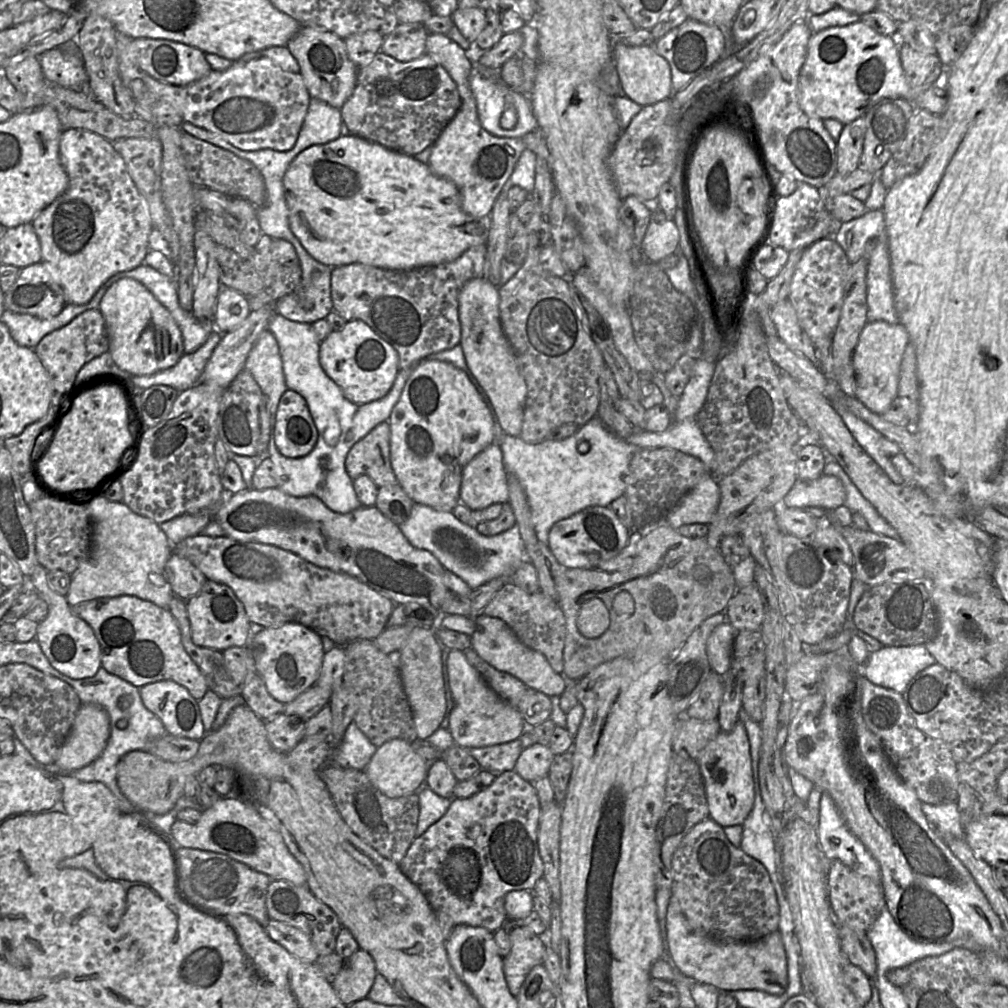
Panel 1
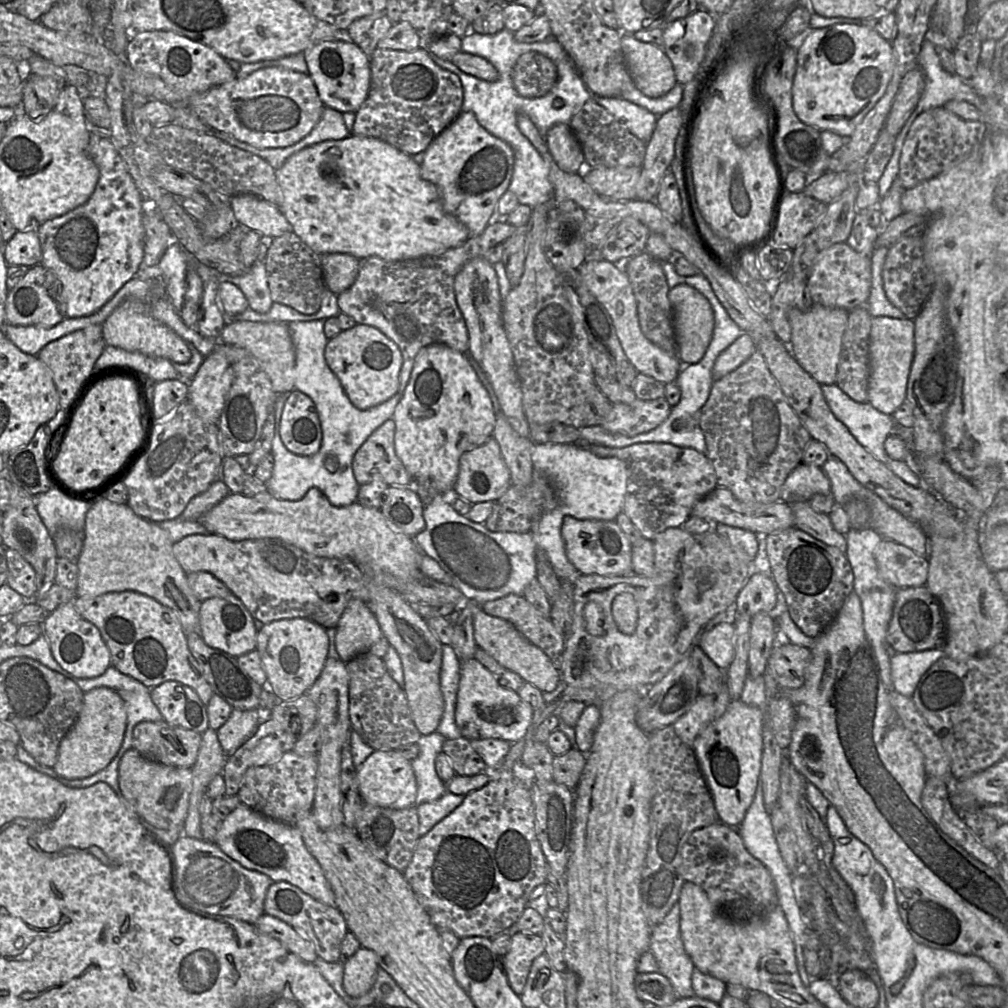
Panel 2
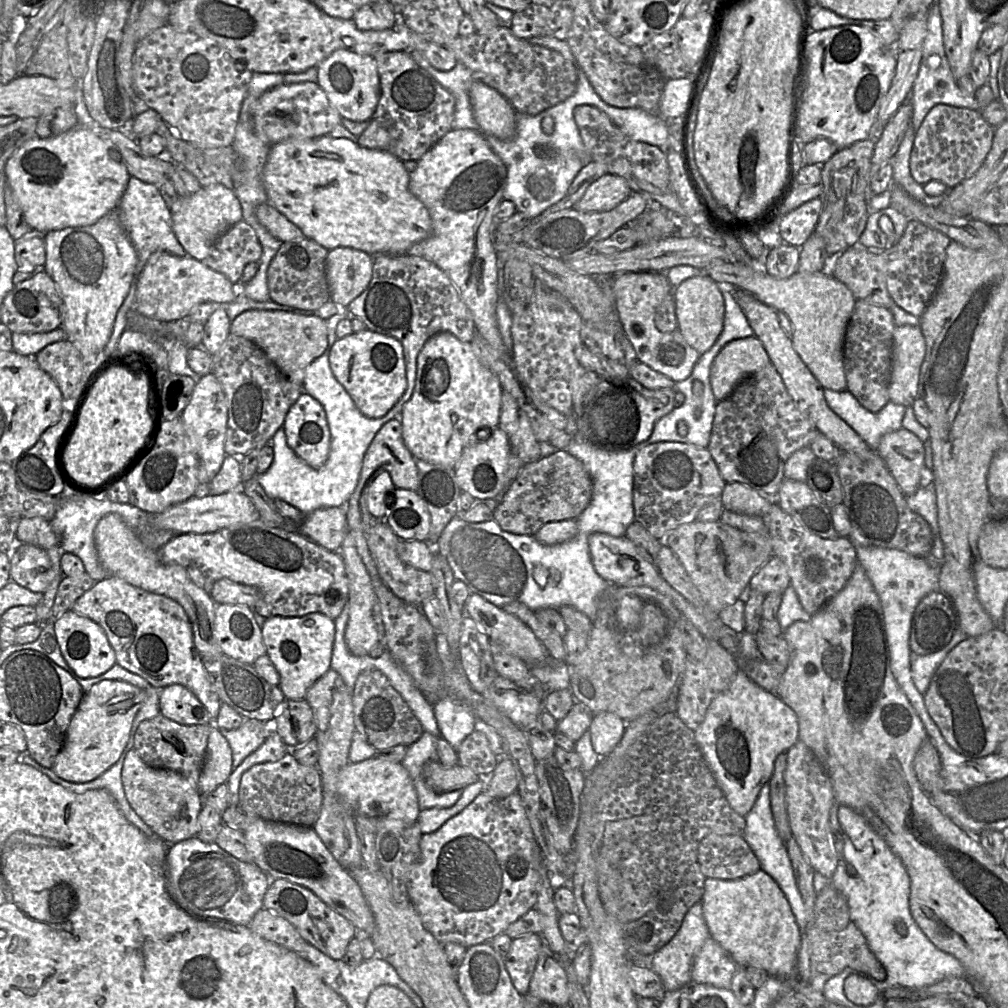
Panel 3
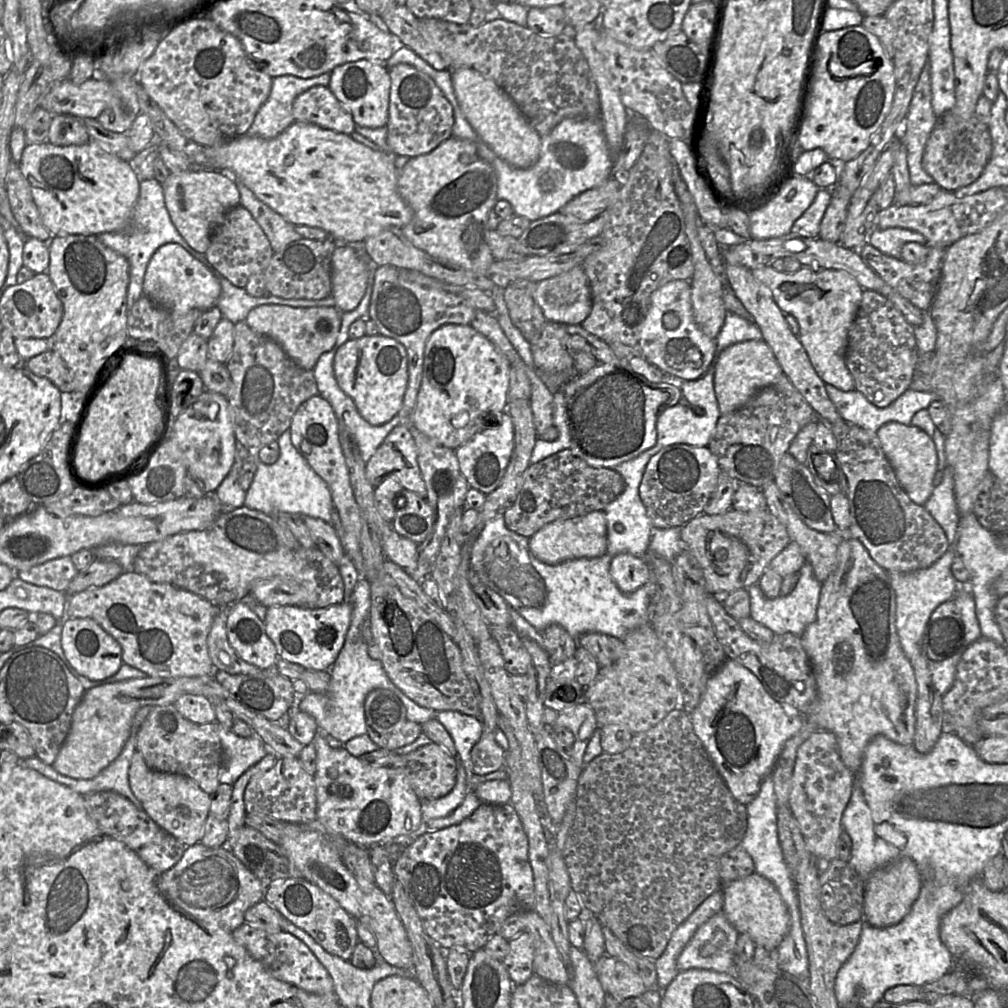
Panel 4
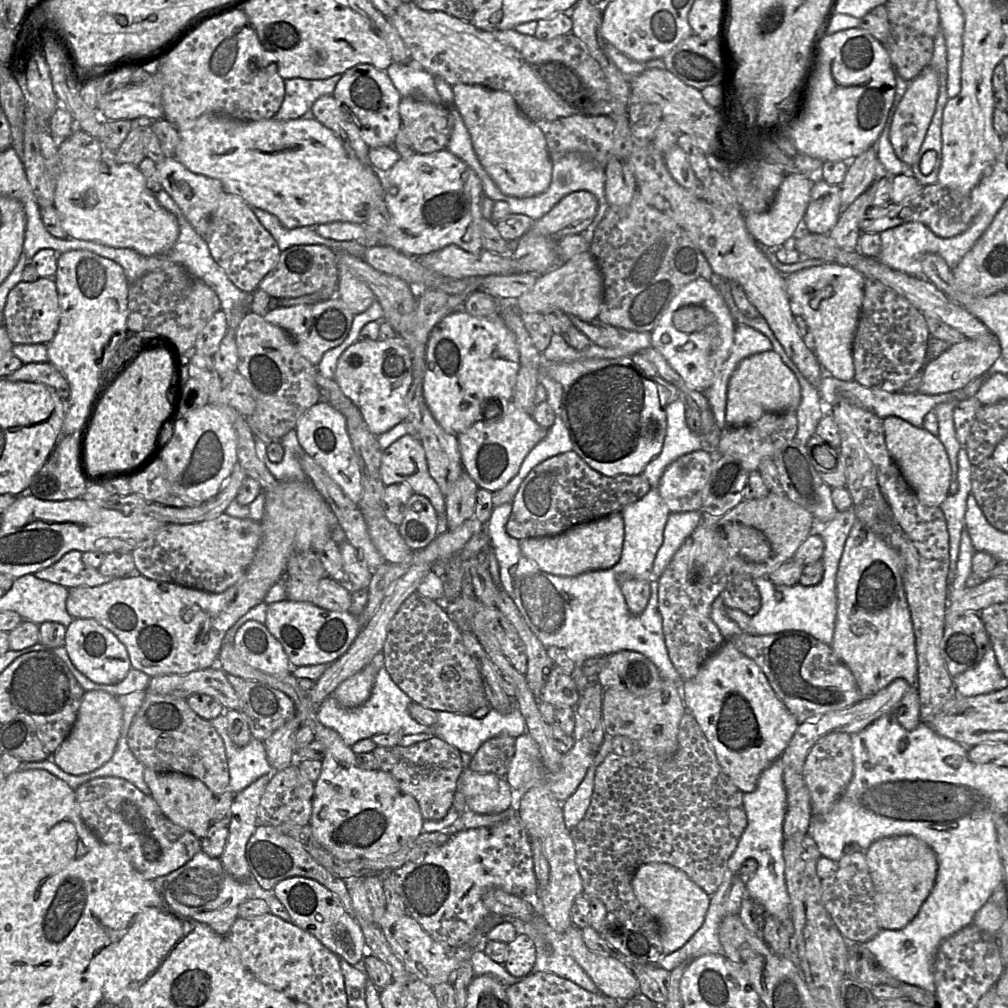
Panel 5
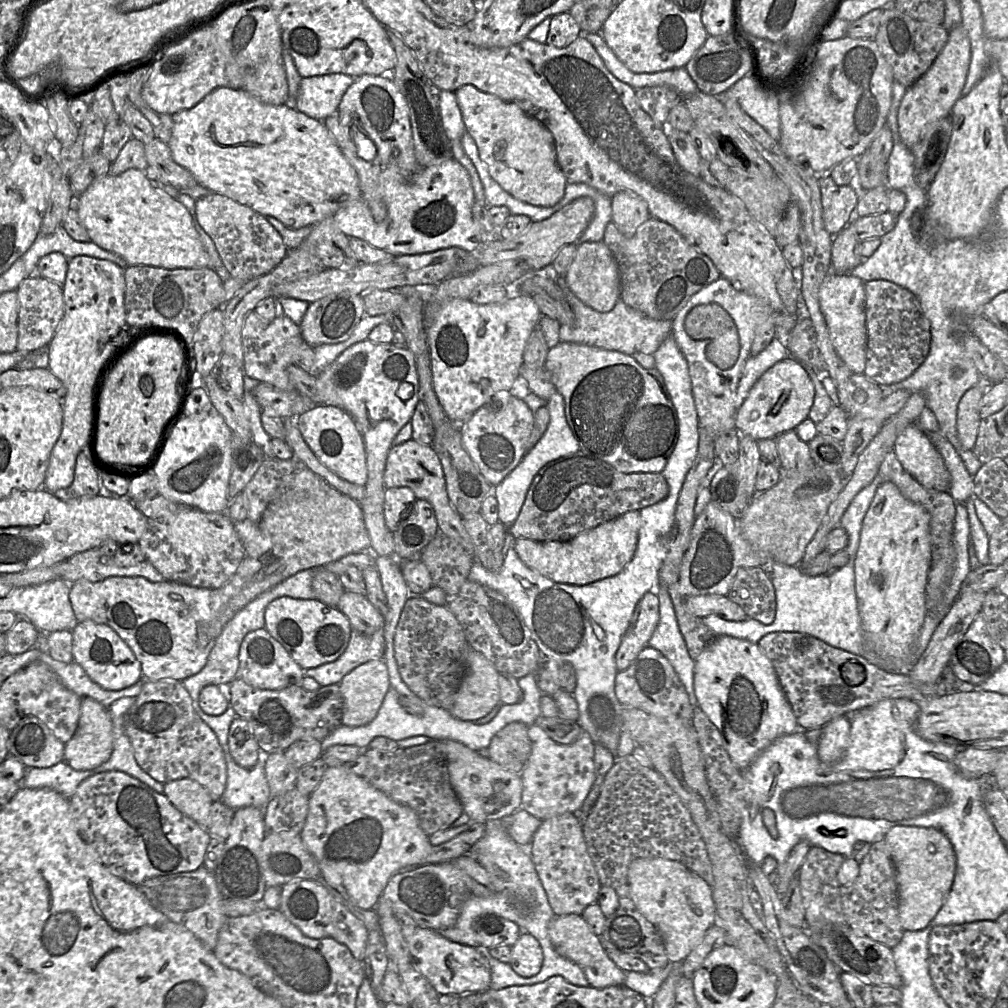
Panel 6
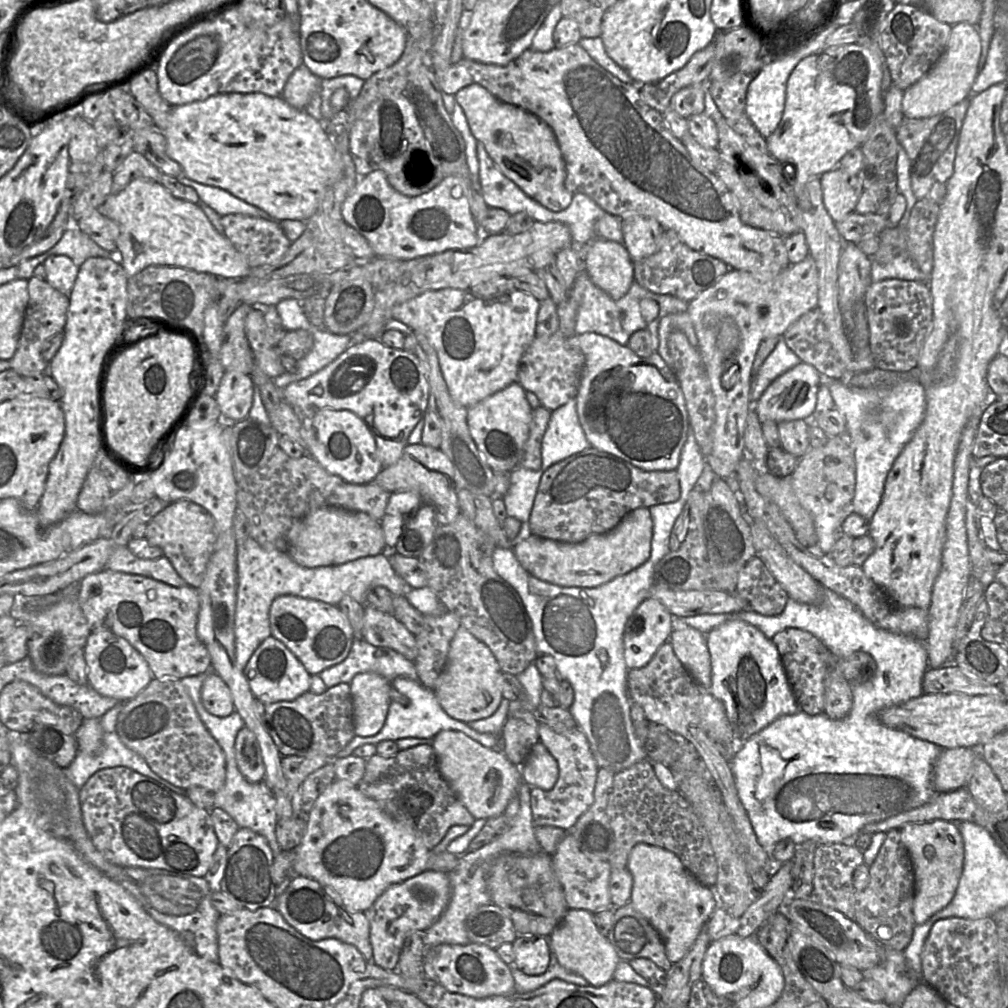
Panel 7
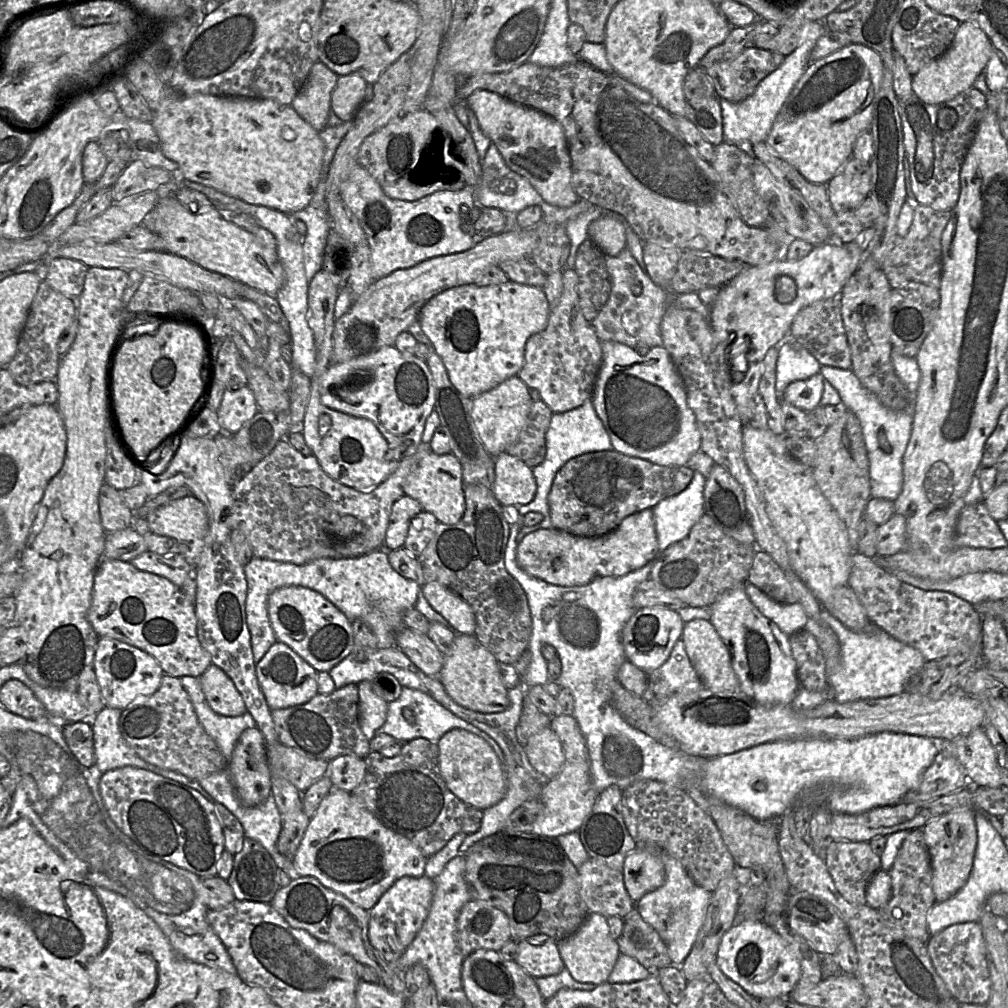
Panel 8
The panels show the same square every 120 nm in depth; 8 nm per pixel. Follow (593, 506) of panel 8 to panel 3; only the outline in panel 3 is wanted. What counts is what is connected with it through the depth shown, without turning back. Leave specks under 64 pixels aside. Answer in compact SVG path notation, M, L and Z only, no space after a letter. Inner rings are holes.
M566 450L525 464L493 509L493 519L507 532L535 535L546 523L577 519L589 505L592 478L576 457Z

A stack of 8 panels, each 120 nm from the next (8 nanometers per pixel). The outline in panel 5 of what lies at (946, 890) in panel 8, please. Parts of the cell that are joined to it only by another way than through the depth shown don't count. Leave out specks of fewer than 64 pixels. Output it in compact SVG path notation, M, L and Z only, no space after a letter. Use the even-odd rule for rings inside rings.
M892 836L874 842L865 851L865 857L874 886L874 909L880 928L905 928L918 915L934 887L938 870L934 851L915 836Z

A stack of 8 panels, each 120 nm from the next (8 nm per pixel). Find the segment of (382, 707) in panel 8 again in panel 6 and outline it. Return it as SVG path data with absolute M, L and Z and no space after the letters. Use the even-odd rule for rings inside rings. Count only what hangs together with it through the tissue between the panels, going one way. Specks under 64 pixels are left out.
M371 660L356 667L341 680L339 687L343 699L343 725L369 724L391 688L385 661Z

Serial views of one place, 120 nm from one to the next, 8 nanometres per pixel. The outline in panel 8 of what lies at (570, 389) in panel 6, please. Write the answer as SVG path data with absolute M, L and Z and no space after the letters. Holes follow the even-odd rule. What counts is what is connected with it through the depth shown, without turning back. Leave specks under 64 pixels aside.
M602 341L601 348L603 353L602 365L598 373L594 391L591 397L594 409L607 431L613 450L624 455L649 461L661 466L684 466L689 459L700 450L701 436L695 423L693 412L688 406L686 391L683 381L664 346L653 347L646 355L640 355L634 348L614 341Z

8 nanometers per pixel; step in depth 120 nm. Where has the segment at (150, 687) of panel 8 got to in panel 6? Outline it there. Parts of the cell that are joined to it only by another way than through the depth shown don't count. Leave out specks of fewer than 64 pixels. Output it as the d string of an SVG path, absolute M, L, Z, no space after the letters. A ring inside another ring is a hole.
M85 620L78 622L71 632L74 662L78 663L100 687L118 691L134 685L143 678L140 662L130 647L108 625Z

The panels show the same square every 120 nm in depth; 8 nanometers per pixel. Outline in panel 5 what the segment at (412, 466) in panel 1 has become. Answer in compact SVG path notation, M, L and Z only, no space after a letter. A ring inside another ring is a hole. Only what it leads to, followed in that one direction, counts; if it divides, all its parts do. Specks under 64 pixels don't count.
M463 308L444 316L433 328L426 352L426 370L423 383L423 398L438 424L448 433L458 436L476 421L482 413L494 414L488 405L505 411L503 400L512 400L519 371L520 355L513 333L502 318L475 317Z

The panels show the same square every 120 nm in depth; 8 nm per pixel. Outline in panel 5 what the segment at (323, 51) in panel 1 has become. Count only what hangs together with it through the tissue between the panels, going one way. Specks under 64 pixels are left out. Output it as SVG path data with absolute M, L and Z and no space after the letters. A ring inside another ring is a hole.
M358 64L341 75L332 95L356 124L362 139L370 148L393 145L401 128L399 105L402 95L385 71L371 64Z

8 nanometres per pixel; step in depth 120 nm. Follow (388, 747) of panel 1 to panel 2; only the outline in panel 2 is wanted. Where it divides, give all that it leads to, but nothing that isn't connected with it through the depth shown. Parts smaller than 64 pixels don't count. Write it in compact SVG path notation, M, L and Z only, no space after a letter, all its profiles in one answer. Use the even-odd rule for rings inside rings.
M395 750L374 751L357 768L357 777L359 791L365 803L392 809L404 809L416 803L417 780L411 761Z

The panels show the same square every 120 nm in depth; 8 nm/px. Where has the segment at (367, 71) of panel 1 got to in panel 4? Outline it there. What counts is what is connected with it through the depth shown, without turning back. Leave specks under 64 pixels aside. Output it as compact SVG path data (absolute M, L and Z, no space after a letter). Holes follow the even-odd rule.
M400 63L388 70L391 78L387 144L390 152L414 158L427 154L452 136L453 107L435 81L415 67Z

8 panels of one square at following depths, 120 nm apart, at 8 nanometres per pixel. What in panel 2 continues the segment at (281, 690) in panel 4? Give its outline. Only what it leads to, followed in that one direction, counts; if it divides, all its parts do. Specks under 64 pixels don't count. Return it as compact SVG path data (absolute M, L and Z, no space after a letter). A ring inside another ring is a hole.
M199 632L186 634L188 648L201 666L205 678L210 684L214 694L224 699L233 709L257 709L263 687L247 675L239 665L237 658L208 646L201 638Z

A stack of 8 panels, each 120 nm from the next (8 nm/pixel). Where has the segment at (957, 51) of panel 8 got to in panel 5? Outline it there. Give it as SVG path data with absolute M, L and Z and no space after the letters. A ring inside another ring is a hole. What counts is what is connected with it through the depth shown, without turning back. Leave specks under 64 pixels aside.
M927 66L909 82L908 88L896 110L890 128L890 141L898 159L908 165L912 165L914 162L925 139L936 109L938 93L939 75L934 69Z

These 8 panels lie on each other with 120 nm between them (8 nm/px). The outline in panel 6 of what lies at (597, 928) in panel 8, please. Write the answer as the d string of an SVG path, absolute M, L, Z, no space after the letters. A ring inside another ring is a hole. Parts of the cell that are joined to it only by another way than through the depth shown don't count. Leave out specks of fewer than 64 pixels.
M581 915L555 916L549 924L549 935L555 951L560 956L577 964L584 972L591 987L603 989L624 985L626 972L608 957L601 938L591 931Z

